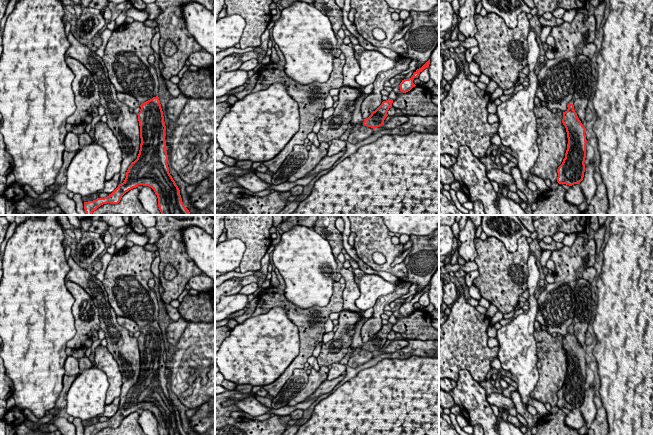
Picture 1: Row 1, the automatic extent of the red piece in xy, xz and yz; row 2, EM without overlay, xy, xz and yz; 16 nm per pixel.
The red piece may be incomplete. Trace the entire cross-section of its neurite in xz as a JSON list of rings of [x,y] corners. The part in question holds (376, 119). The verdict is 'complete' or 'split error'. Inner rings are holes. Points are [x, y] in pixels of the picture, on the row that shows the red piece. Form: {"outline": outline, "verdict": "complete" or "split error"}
{"outline": [[[362,92],[361,96],[354,102],[355,109],[352,111],[352,119],[348,126],[352,125],[355,130],[358,129],[356,126],[358,123],[360,123],[361,126],[367,126],[373,129],[384,125],[384,120],[388,116],[387,112],[392,107],[393,100],[389,98],[388,100],[383,101],[382,104],[373,111],[368,118],[363,119],[360,108],[365,97],[366,94]]], "verdict": "split error"}

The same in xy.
{"outline": [[[153,97],[142,103],[140,107],[140,112],[137,115],[140,126],[141,144],[137,159],[128,167],[124,182],[119,184],[111,194],[104,198],[97,198],[93,201],[84,202],[86,215],[92,215],[92,213],[103,204],[118,204],[126,192],[136,188],[138,185],[149,186],[154,190],[158,198],[158,207],[162,215],[191,215],[183,204],[180,190],[169,173],[165,140],[166,126],[159,97]]], "verdict": "complete"}

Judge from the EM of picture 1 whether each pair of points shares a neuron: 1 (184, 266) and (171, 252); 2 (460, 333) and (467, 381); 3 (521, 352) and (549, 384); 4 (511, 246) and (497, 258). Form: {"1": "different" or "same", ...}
{"1": "same", "2": "different", "3": "different", "4": "different"}

